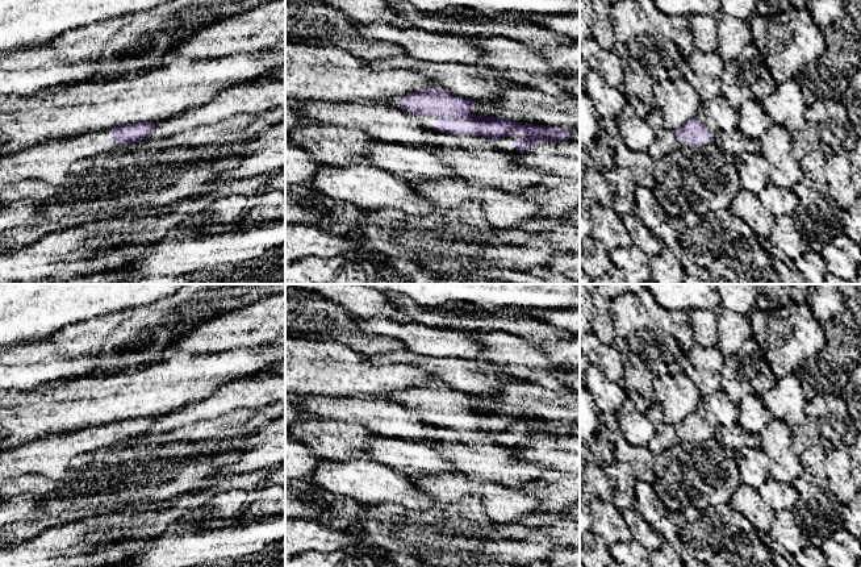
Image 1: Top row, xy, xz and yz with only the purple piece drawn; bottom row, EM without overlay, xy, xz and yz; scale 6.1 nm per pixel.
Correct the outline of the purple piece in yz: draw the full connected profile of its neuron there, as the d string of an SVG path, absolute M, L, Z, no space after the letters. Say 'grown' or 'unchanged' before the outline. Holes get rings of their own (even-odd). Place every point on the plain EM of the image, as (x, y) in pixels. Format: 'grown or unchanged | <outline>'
unchanged | M695 412L677 422L674 429L680 441L687 438L689 441L697 442L702 441L705 435L714 435L714 428Z

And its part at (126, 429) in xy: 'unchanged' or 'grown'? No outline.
grown

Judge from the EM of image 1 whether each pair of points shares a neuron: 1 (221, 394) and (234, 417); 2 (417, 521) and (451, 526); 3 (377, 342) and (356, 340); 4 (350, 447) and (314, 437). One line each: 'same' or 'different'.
1: different
2: same
3: same
4: same

